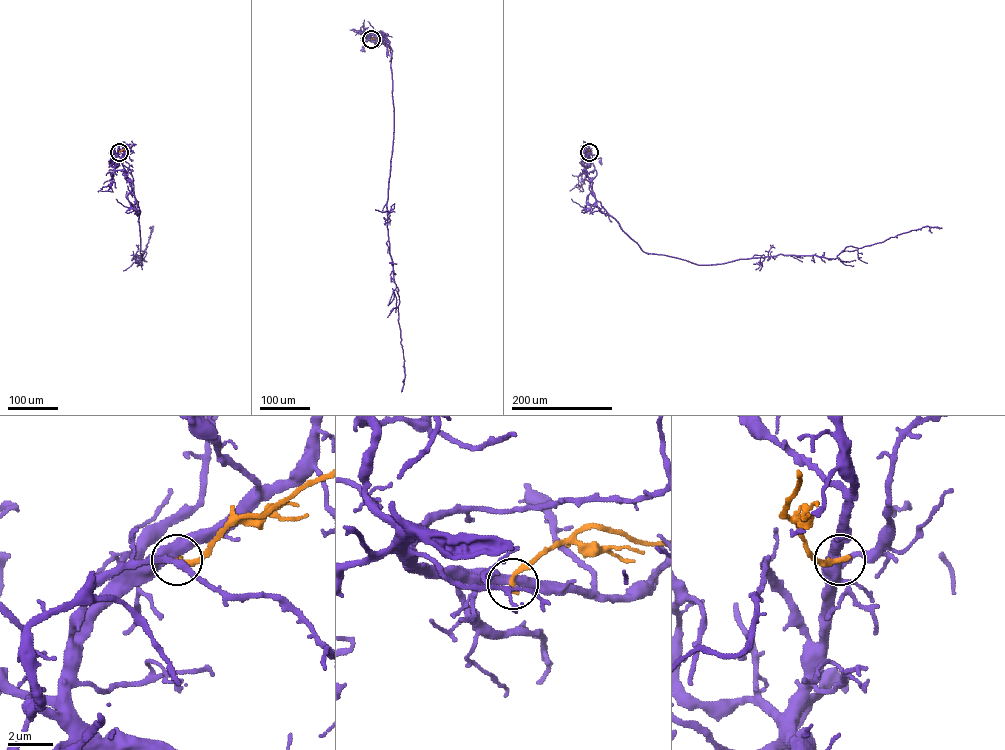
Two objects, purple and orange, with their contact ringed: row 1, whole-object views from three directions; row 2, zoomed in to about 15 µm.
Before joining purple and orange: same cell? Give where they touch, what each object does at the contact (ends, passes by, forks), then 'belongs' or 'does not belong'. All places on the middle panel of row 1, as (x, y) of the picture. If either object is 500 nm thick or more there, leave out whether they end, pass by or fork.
at (371, 39); purple passes by; orange ends there; does not belong

